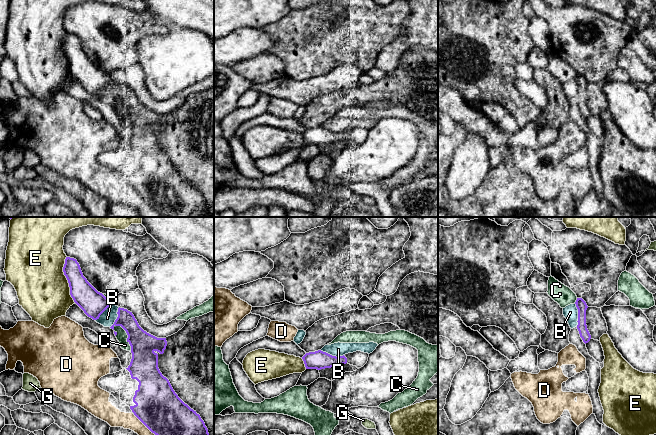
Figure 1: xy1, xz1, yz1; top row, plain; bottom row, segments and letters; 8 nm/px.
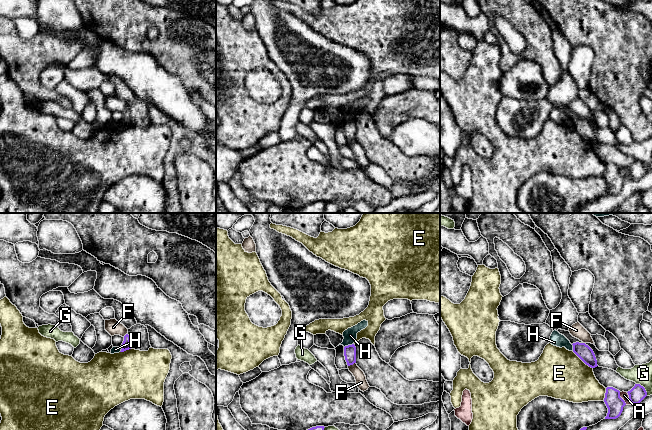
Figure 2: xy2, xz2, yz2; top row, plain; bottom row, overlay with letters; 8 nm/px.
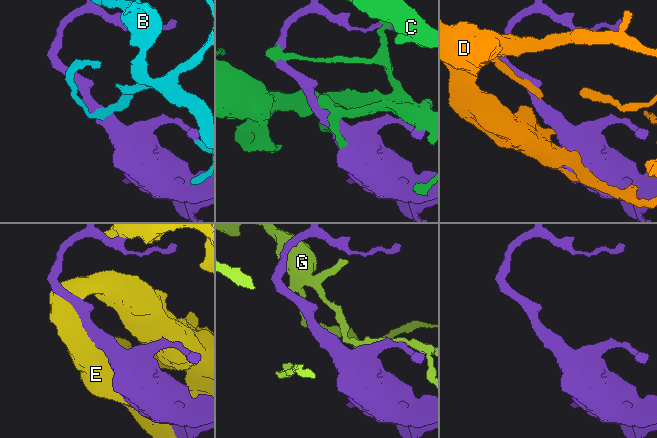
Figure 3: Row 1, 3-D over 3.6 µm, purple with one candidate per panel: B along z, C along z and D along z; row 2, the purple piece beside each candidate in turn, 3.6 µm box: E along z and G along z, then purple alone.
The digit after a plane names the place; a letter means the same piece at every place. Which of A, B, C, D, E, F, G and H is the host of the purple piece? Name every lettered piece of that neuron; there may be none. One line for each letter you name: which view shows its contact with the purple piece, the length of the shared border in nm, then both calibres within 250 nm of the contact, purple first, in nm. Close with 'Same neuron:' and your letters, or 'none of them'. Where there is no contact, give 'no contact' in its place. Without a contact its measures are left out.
Same neuron: none of them

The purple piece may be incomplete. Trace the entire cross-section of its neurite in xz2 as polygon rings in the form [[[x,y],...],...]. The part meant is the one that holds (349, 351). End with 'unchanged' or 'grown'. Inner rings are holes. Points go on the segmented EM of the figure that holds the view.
[[[354,344],[344,347],[344,356],[348,366],[356,363],[356,347]]]; unchanged

